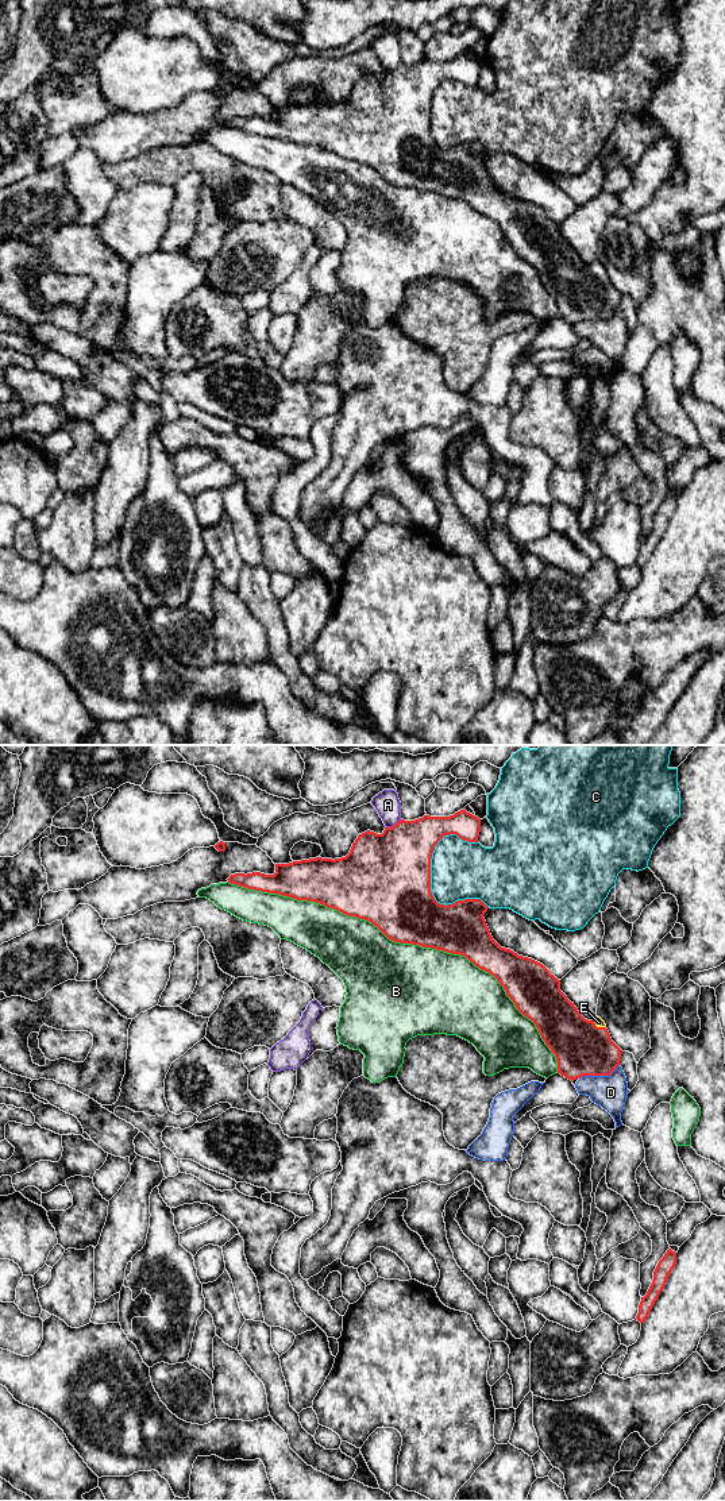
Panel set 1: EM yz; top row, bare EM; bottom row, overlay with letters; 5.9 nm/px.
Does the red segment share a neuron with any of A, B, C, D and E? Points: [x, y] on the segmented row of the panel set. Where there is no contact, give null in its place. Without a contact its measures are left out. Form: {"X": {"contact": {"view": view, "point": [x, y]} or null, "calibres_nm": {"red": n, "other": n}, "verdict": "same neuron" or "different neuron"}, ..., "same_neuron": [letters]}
{"A": {"contact": {"view": "yz", "point": [394, 825]}, "calibres_nm": {"red": 440, "other": 150}, "verdict": "different neuron"}, "B": {"contact": {"view": "yz", "point": [409, 942]}, "calibres_nm": {"red": 400, "other": 480}, "verdict": "different neuron"}, "C": {"contact": {"view": "yz", "point": [431, 894]}, "calibres_nm": {"red": 480, "other": 340}, "verdict": "different neuron"}, "D": {"contact": {"view": "yz", "point": [600, 1075]}, "calibres_nm": {"red": 320, "other": 200}, "verdict": "different neuron"}, "E": {"contact": {"view": "yz", "point": [598, 1027]}, "calibres_nm": {"red": 320, "other": 50}, "verdict": "same neuron"}, "same_neuron": ["E"]}

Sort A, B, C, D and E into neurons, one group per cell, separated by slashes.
A / B / C / D / E

